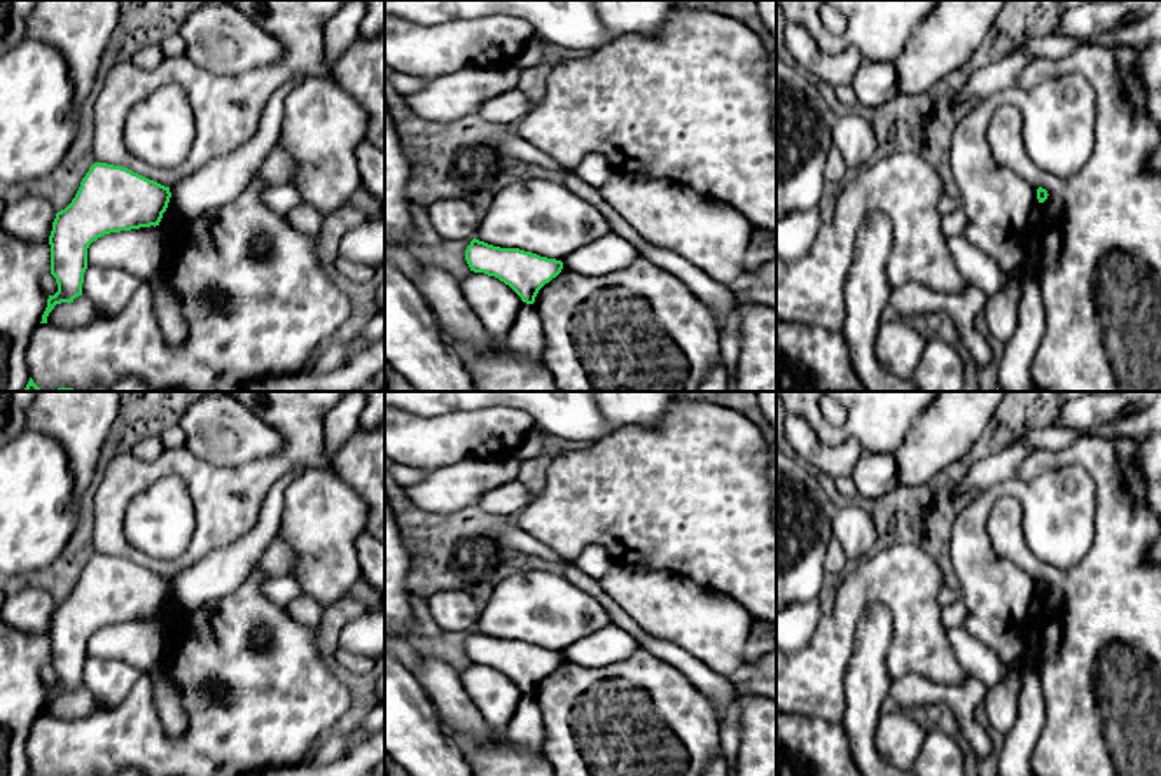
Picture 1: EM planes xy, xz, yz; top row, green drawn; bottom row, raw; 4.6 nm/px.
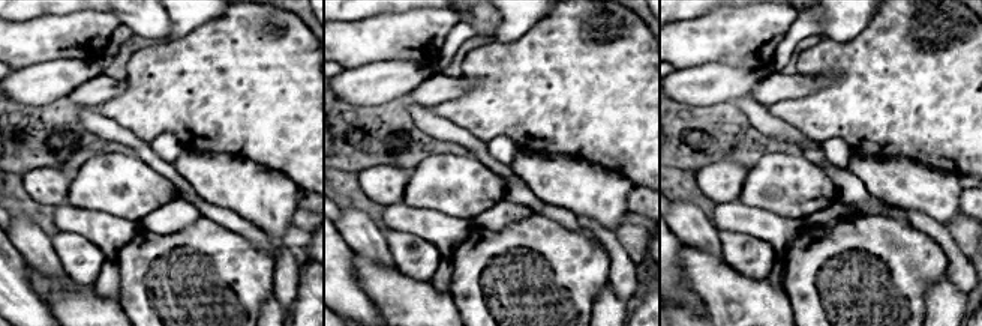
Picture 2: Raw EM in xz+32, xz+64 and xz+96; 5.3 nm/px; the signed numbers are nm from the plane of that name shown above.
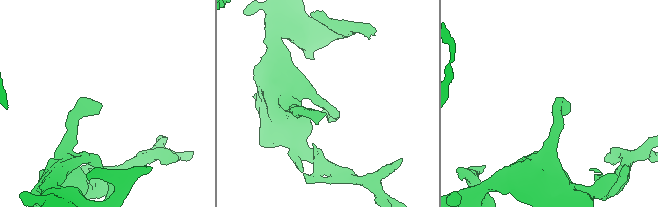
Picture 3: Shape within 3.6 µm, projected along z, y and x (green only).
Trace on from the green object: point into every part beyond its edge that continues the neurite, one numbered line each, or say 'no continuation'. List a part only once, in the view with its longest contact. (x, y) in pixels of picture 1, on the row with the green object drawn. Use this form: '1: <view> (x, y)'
no continuation

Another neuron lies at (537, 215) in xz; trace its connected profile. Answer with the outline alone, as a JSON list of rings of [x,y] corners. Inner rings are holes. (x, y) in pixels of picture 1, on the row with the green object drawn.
[[[547,178],[500,189],[476,229],[476,239],[488,245],[556,260],[607,234],[614,227],[596,206]]]

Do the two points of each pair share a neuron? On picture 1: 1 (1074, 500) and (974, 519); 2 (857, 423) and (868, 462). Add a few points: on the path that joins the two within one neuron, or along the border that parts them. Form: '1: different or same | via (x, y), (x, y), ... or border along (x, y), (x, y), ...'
1: same | via (1048, 497), (1023, 490), (995, 493)
2: different | border along (864, 451), (892, 453)

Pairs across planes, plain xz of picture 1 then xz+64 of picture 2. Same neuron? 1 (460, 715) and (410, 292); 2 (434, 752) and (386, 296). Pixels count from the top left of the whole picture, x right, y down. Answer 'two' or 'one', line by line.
1: two
2: two

